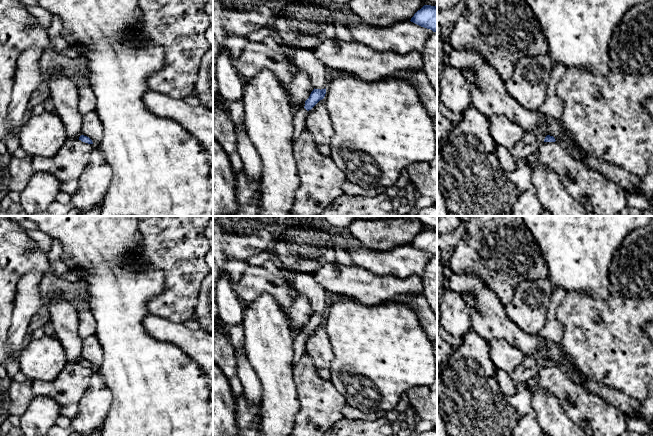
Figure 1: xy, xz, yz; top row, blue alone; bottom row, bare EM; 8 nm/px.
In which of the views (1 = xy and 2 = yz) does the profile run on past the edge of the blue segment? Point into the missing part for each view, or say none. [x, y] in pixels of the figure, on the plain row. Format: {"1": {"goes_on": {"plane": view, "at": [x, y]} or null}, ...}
{"1": {"goes_on": null}, "2": {"goes_on": null}}

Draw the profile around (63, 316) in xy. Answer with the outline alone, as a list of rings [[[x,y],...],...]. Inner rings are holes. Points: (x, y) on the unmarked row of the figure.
[[[63,298],[48,301],[45,305],[49,313],[49,323],[65,350],[68,363],[79,363],[83,344],[83,339],[78,335],[79,311],[70,300]]]

